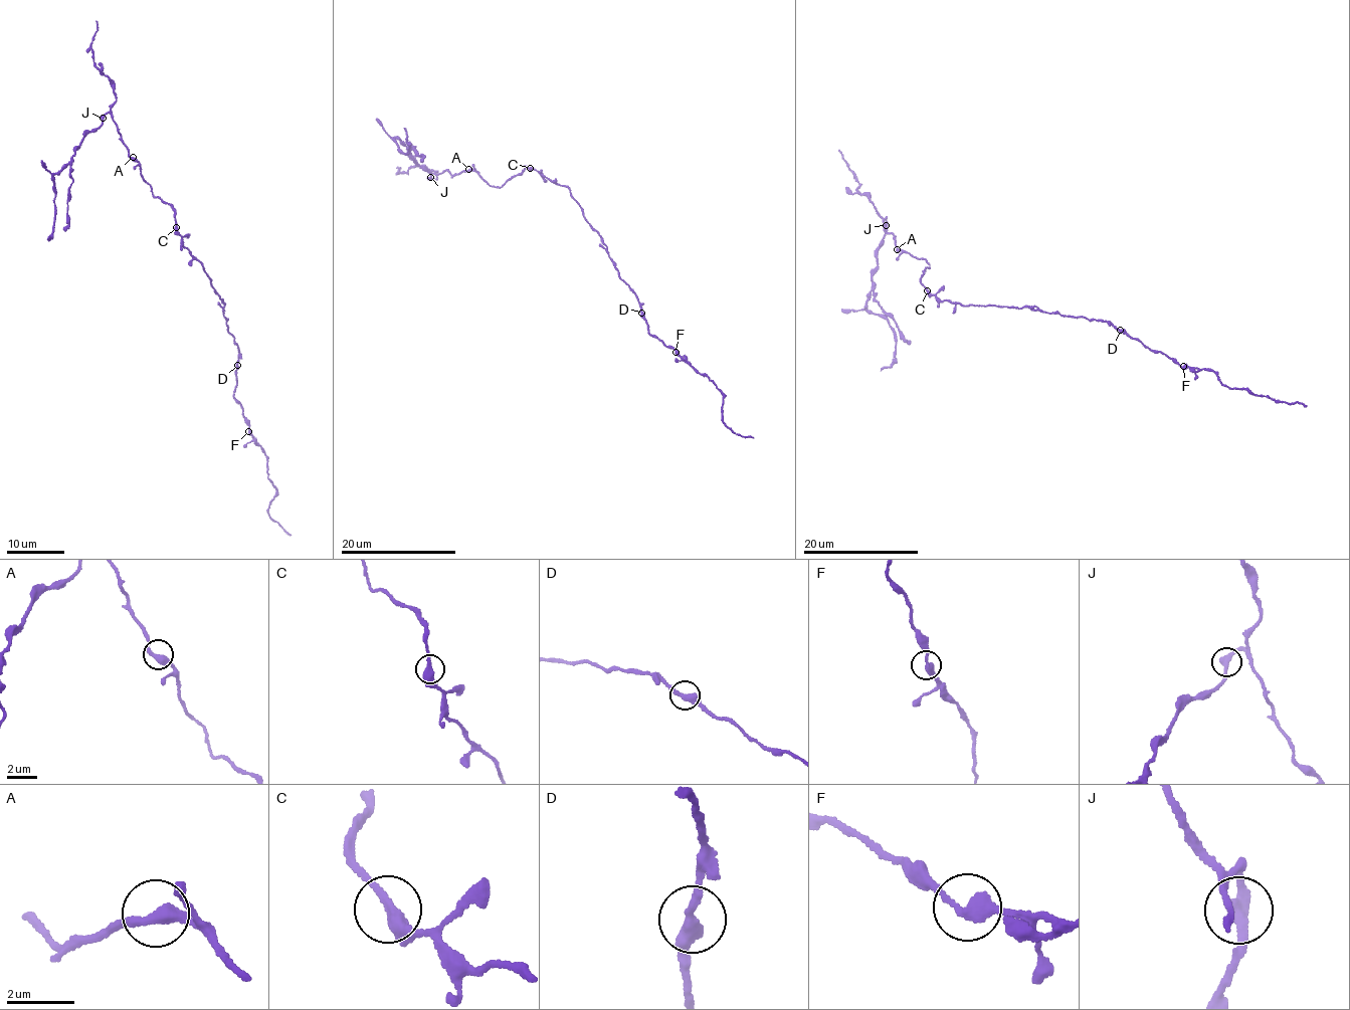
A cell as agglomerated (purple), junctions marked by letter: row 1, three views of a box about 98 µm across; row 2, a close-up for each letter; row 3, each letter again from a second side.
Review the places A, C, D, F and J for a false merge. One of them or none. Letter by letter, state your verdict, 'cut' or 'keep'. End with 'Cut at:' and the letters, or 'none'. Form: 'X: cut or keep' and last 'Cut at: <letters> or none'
A: keep
C: keep
D: keep
F: keep
J: cut
Cut at: J

